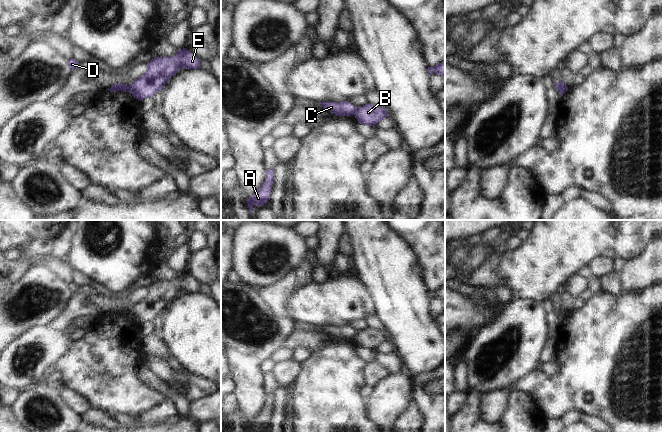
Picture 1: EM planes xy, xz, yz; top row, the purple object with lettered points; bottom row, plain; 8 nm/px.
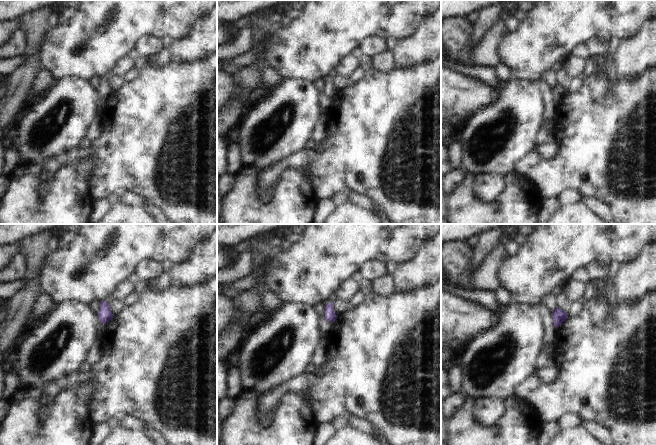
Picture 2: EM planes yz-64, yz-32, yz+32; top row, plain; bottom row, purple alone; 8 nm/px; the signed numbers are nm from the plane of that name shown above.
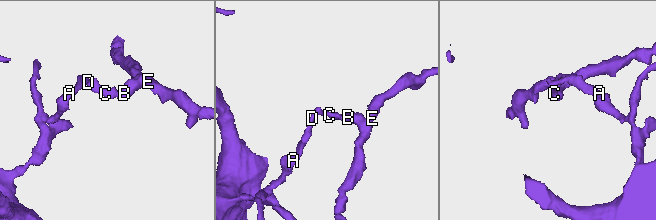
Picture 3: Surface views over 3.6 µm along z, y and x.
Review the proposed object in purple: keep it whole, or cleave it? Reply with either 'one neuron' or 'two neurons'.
two neurons

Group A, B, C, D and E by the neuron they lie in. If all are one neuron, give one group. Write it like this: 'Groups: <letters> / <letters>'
Groups: A C D / B E

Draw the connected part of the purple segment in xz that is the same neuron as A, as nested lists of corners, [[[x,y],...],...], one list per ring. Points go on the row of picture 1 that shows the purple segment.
[[[270,169],[266,171],[265,173],[265,181],[263,185],[257,190],[255,194],[253,194],[251,197],[247,197],[247,204],[249,207],[249,212],[252,215],[253,206],[262,206],[264,204],[268,203],[269,196],[271,193],[271,188],[273,185],[273,176],[274,176],[274,170]]]

